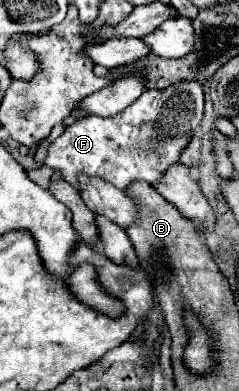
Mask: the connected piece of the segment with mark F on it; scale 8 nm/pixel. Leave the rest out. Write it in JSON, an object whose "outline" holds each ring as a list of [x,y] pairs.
{"outline":[[[198,81],[174,83],[164,91],[146,89],[132,105],[114,117],[84,117],[68,125],[50,145],[46,165],[58,169],[70,185],[80,189],[78,173],[100,177],[118,189],[128,189],[134,181],[156,185],[170,165],[180,161],[180,153],[196,135],[204,113],[204,91]]]}

